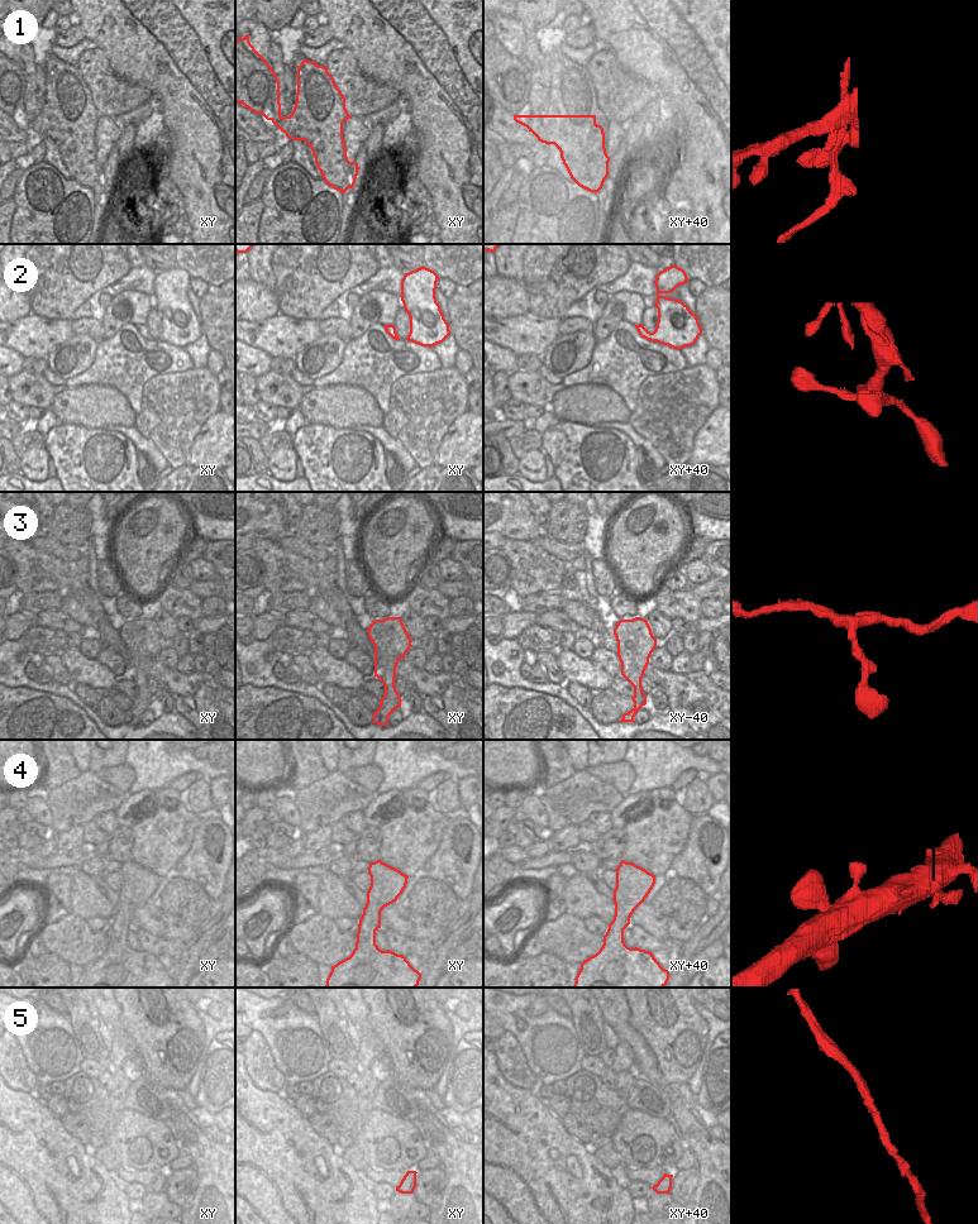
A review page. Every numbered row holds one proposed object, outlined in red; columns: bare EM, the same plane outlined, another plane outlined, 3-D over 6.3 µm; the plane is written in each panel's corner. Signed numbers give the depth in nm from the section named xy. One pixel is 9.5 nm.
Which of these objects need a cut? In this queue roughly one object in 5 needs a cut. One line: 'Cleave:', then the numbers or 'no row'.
Cleave: 1

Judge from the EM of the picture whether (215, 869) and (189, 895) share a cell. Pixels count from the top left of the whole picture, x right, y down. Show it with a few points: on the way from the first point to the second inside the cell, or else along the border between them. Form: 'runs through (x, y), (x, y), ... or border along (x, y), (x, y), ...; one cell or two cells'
border along (175, 873), (196, 881), (211, 900); two cells

